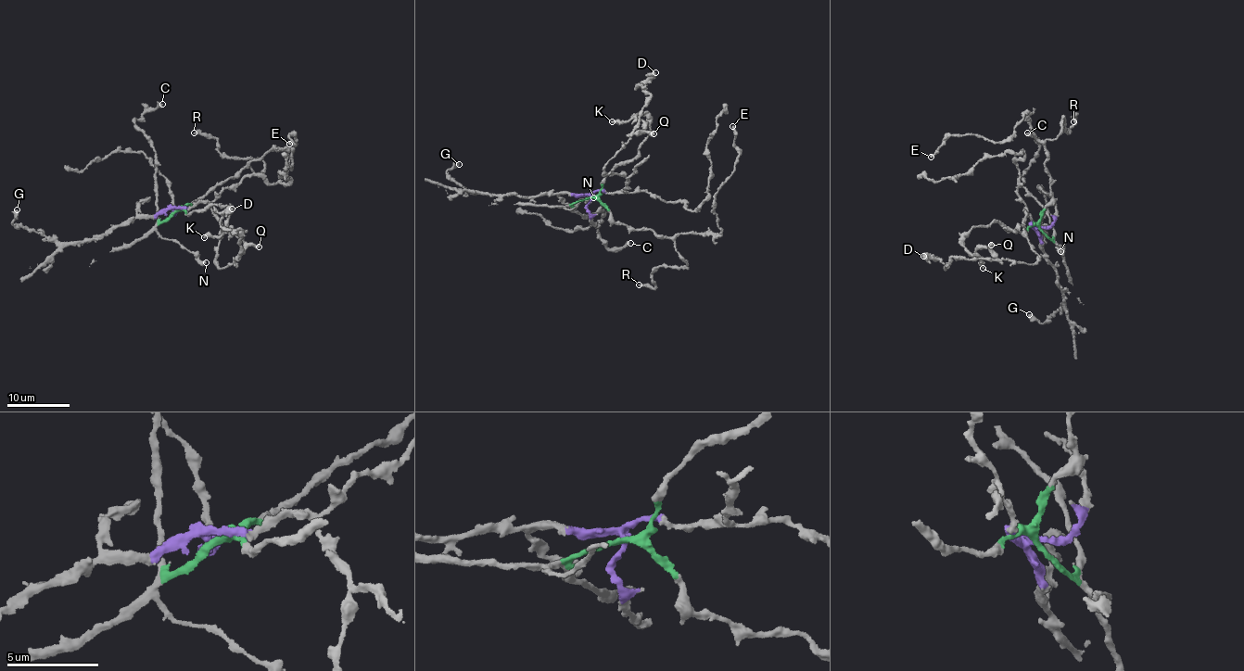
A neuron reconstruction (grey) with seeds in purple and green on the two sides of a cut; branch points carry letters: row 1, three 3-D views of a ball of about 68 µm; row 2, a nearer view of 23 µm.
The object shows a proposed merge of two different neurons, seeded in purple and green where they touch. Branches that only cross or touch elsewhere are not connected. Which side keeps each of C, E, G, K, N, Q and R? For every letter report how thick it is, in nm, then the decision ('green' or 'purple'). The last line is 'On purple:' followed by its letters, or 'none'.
C: calibre 460 nm; green
E: calibre 360 nm; green
G: calibre 550 nm; purple
K: calibre 400 nm; green
N: calibre 400 nm; green
Q: calibre 440 nm; green
R: calibre 280 nm; green
On purple: G

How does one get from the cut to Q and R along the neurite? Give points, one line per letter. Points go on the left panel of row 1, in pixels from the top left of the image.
Q: (172, 211), (182, 209), (190, 213), (218, 205), (231, 207), (228, 231), (238, 234), (260, 247)
R: (172, 211), (242, 168), (264, 170), (264, 162), (228, 158), (218, 150), (217, 139), (194, 133)

